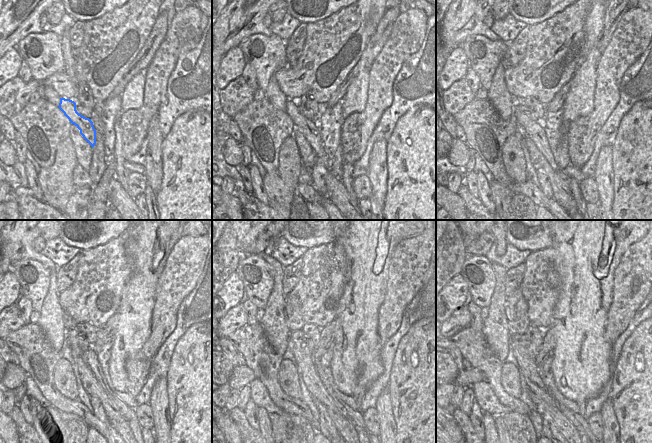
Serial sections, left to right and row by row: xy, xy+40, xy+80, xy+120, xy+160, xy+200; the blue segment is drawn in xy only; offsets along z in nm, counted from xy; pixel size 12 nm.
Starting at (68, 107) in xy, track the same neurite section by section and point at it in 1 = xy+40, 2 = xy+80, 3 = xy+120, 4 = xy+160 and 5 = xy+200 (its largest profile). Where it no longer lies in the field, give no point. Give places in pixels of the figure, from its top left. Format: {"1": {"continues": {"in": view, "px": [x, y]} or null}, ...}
{"1": {"continues": {"in": "xy+40", "px": [310, 129]}}, "2": {"continues": {"in": "xy+80", "px": [534, 130]}}, "3": {"continues": {"in": "xy+120", "px": [90, 356]}}, "4": {"continues": {"in": "xy+160", "px": [355, 417]}}, "5": {"continues": {"in": "xy+200", "px": [579, 421]}}}

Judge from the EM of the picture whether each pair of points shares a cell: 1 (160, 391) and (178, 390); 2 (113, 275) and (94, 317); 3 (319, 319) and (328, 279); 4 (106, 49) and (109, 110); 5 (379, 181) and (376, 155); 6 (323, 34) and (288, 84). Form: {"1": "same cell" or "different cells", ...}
{"1": "different cells", "2": "same cell", "3": "same cell", "4": "different cells", "5": "same cell", "6": "same cell"}

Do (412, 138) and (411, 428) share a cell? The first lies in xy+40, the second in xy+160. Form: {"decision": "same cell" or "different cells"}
{"decision": "same cell"}

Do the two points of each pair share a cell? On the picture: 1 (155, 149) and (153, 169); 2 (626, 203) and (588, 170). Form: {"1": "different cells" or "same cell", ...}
{"1": "same cell", "2": "different cells"}

